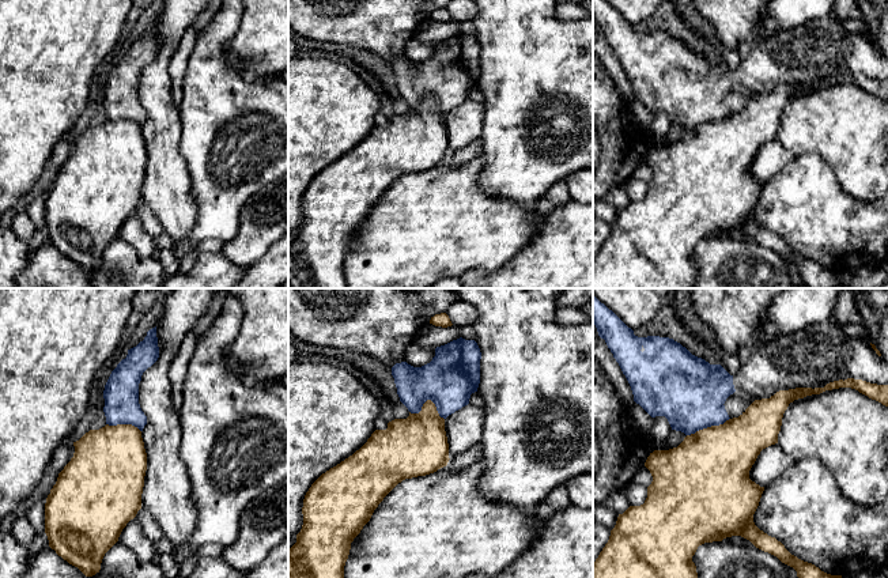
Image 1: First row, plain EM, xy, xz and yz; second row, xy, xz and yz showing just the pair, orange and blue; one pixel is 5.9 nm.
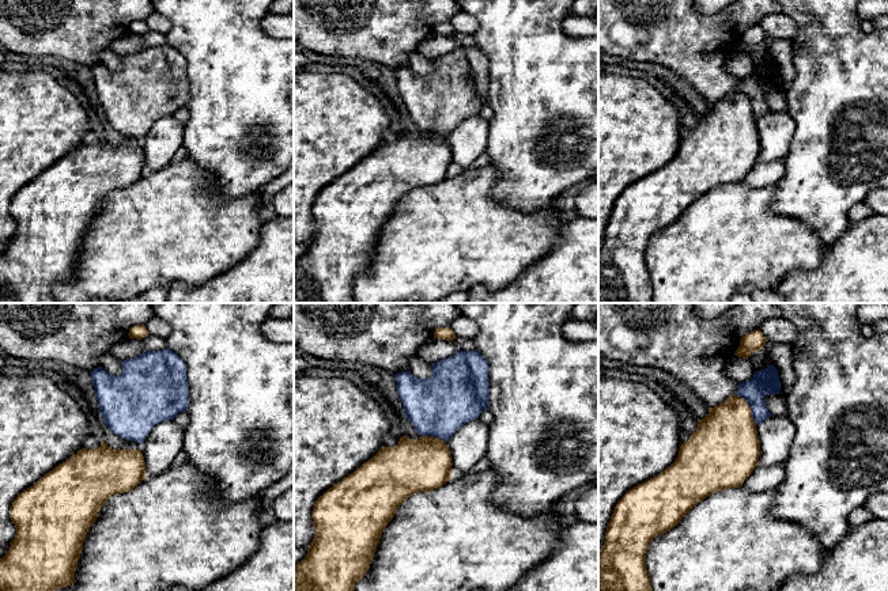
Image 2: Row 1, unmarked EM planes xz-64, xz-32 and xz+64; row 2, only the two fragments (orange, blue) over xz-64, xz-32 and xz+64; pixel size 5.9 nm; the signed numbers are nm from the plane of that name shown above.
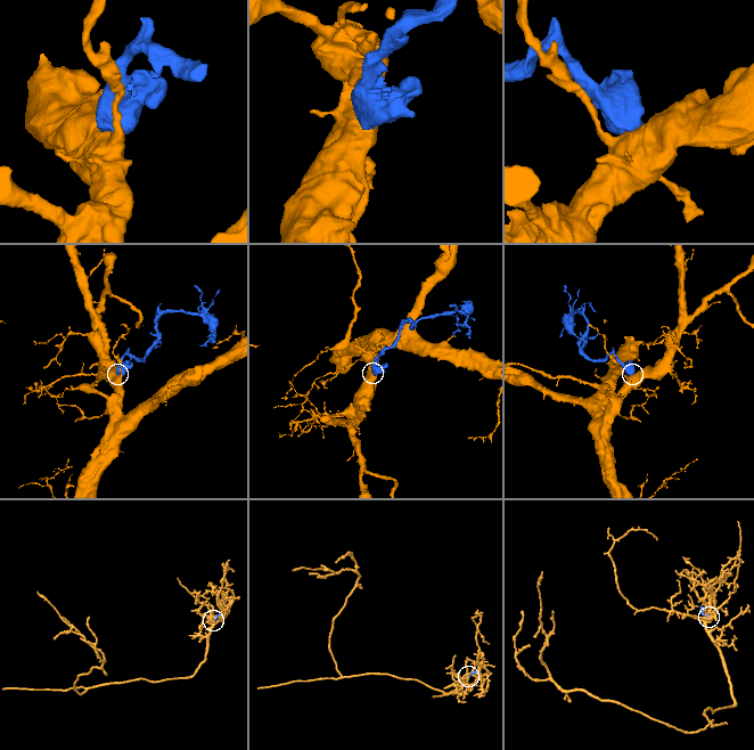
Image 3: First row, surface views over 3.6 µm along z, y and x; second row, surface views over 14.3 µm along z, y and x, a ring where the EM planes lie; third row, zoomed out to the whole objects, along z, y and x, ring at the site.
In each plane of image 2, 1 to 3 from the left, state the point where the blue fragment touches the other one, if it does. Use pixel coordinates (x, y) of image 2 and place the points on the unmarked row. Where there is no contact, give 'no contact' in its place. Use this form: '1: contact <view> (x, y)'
1: no contact
2: contact xz-32 (433, 132)
3: contact xz+64 (749, 103)

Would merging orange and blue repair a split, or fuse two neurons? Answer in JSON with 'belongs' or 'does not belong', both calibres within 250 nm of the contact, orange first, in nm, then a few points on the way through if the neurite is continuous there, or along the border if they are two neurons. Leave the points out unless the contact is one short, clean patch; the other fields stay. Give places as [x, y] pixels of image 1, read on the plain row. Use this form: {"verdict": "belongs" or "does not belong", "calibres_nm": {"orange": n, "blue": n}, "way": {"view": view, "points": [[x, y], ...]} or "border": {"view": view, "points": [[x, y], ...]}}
{"verdict": "does not belong", "calibres_nm": {"orange": 320, "blue": 320}}

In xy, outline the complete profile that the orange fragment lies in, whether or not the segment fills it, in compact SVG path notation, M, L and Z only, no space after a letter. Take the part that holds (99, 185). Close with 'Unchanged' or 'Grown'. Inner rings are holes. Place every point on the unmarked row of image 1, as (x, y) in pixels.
M132 120L90 125L73 141L73 152L46 193L45 228L58 252L92 272L99 268L105 249L141 204L147 148L141 126Z. Unchanged

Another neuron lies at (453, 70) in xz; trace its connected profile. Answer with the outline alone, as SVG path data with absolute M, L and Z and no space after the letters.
M460 33L437 42L432 56L422 63L413 63L407 57L396 58L392 63L392 71L400 97L411 109L419 109L423 99L431 95L439 112L446 114L449 110L468 101L471 90L477 87L480 79L480 54L481 48L477 38Z

